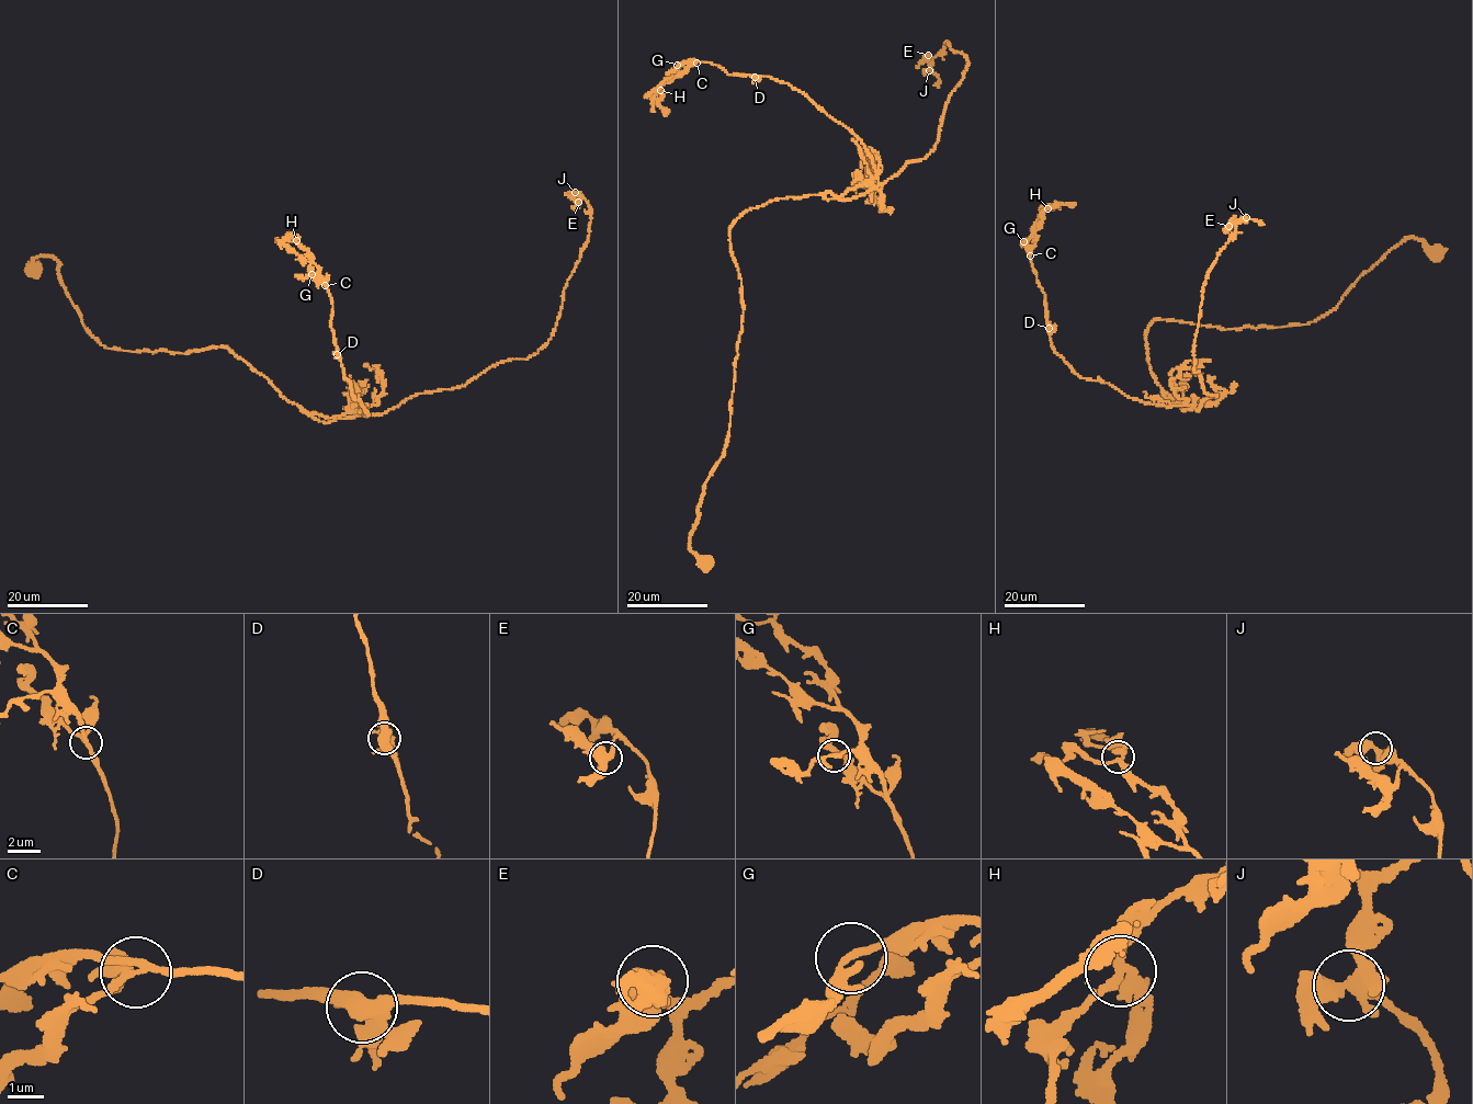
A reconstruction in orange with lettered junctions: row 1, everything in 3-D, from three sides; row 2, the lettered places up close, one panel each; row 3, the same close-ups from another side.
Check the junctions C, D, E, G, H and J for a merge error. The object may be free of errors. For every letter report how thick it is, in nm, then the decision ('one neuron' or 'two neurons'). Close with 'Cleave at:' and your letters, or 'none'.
C: calibre 190 nm; one neuron
D: calibre 480 nm; one neuron
E: calibre 500 nm; one neuron
G: calibre 170 nm; one neuron
H: calibre 220 nm; one neuron
J: calibre 400 nm; one neuron
Cleave at: none

